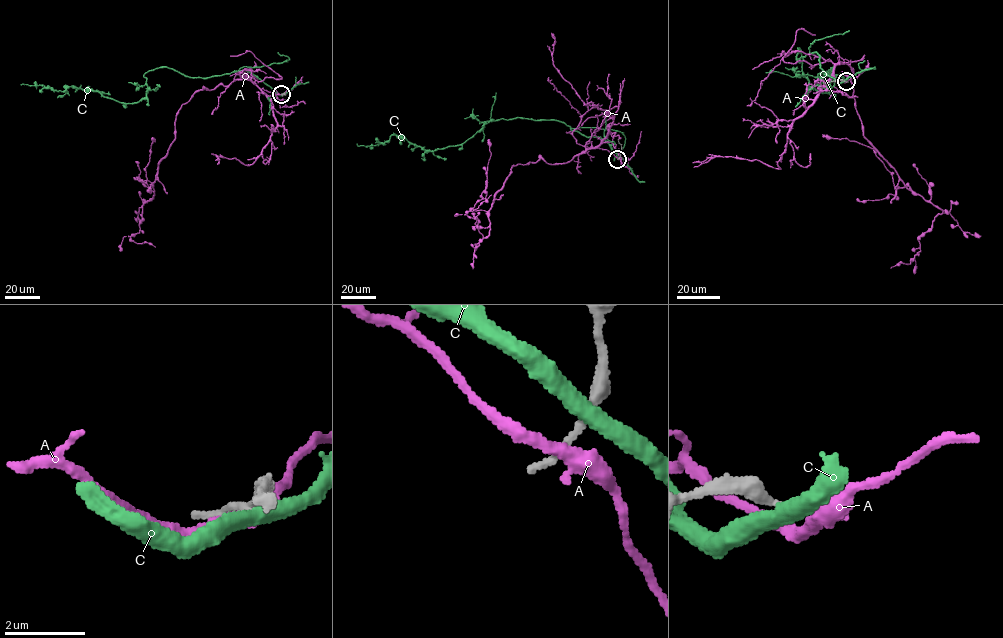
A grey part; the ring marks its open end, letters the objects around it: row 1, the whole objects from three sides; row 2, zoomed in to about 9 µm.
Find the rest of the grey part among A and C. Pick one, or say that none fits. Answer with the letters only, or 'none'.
none

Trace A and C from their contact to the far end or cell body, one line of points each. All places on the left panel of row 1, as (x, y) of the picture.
A: (282, 94), (242, 78), (197, 91), (182, 105), (153, 196), (143, 205), (139, 232), (131, 237), (155, 247)
C: (283, 94), (245, 70), (198, 77), (165, 67), (144, 75), (148, 91), (137, 102), (70, 86), (20, 84)

